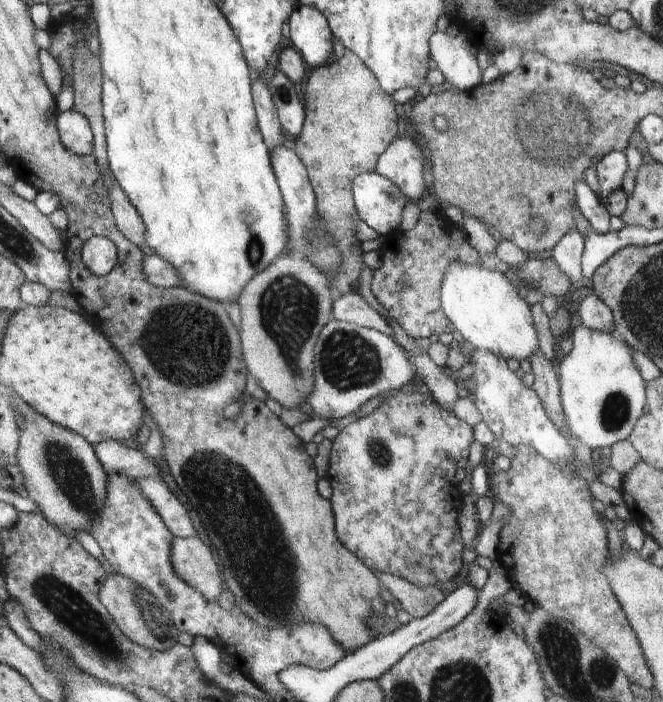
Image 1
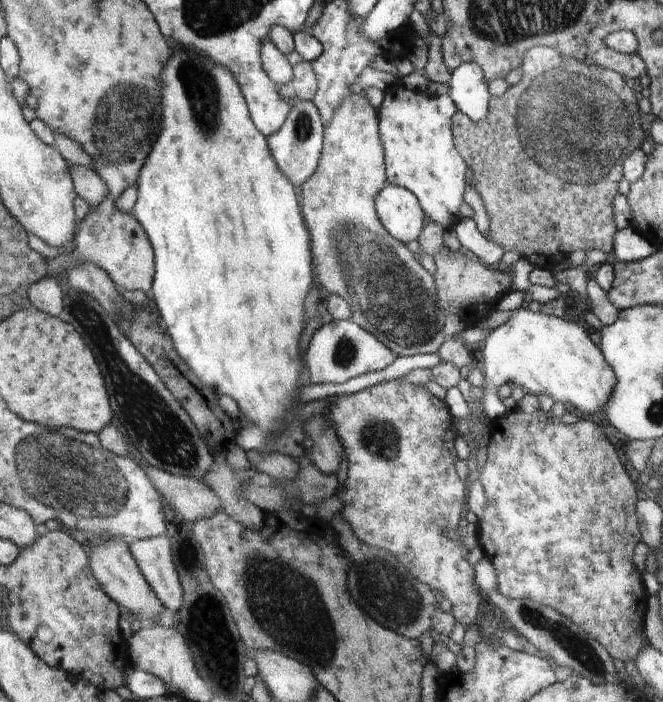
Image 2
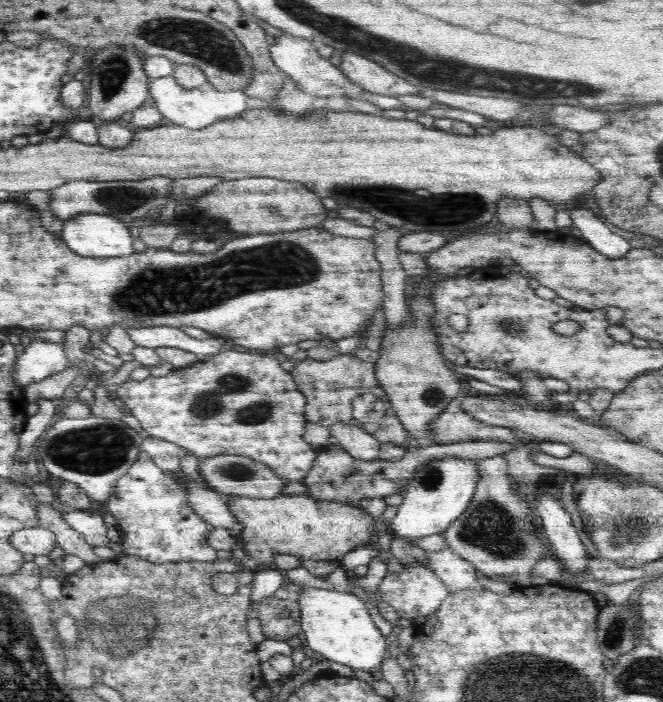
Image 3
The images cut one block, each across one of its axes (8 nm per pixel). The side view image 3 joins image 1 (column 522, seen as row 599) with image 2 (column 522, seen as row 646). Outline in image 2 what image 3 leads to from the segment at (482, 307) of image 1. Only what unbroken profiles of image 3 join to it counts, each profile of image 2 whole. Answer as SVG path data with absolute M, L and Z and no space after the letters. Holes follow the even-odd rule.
M522 306L514 311L508 322L495 328L480 346L485 364L485 380L482 388L475 389L475 394L482 396L478 401L484 406L484 414L489 420L506 414L506 408L499 399L497 390L500 385L508 382L520 384L535 395L551 396L555 402L570 404L584 414L604 413L615 391L617 376L614 369L602 355L601 348L594 344L584 328L578 325L578 320L571 317L563 319L540 312L533 313Z

